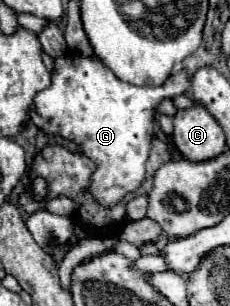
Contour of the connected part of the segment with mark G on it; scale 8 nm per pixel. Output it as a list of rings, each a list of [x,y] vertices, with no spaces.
[[[72,51],[56,59],[52,85],[36,95],[30,117],[32,123],[46,133],[72,139],[80,151],[96,163],[96,171],[90,177],[90,195],[100,205],[114,207],[144,181],[144,163],[150,153],[152,123],[158,103],[186,93],[188,87],[190,79],[186,71],[170,75],[158,87],[136,87],[120,81],[100,59],[88,59]]]

